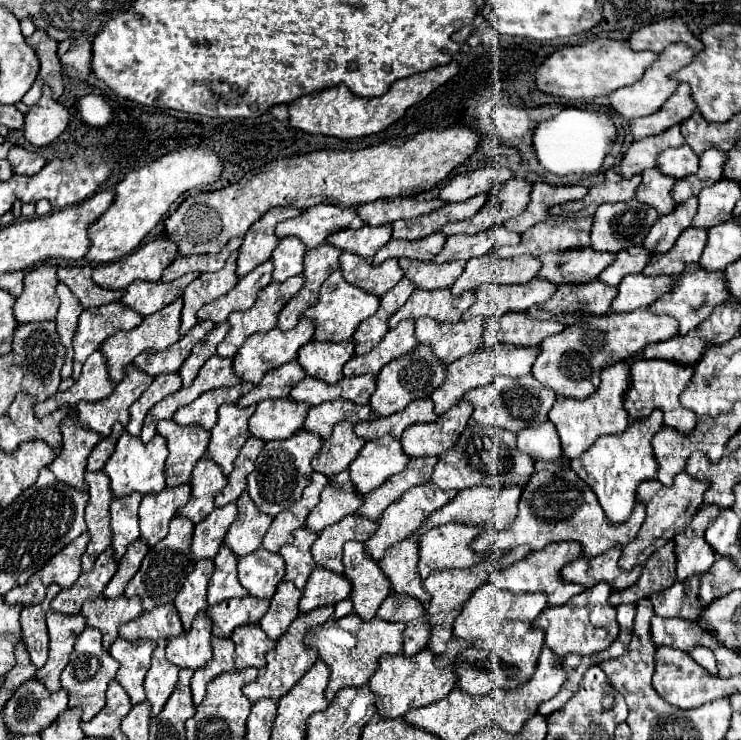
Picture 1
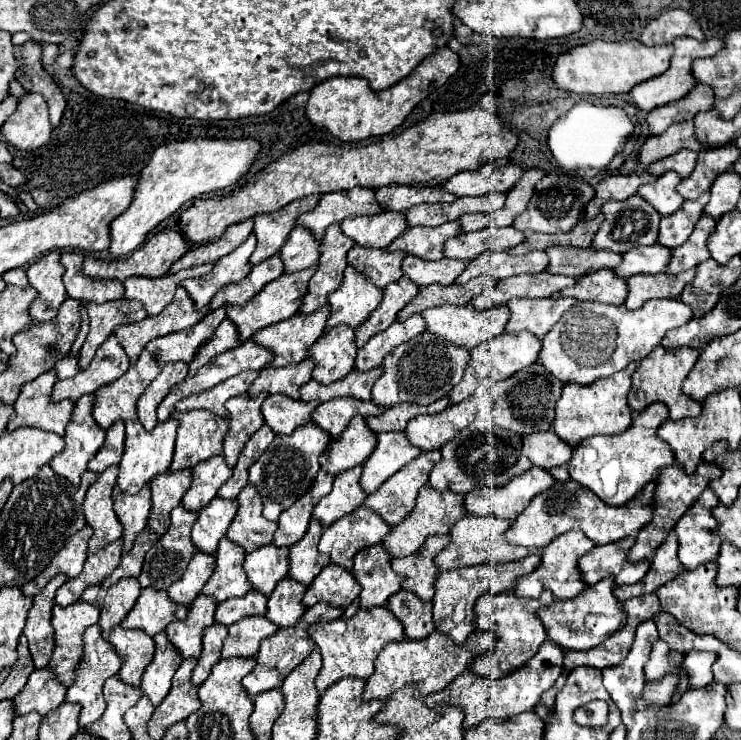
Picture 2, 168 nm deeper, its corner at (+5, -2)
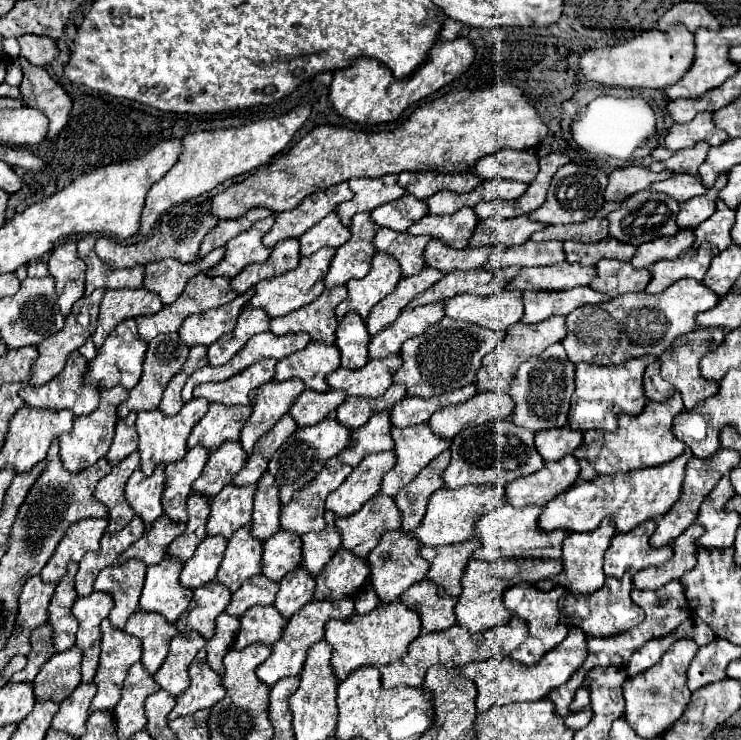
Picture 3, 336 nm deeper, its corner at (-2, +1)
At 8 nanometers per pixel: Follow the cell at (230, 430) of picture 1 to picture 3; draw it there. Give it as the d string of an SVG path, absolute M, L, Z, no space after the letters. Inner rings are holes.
M292 378L284 382L270 380L260 388L256 388L254 392L250 392L250 398L254 402L252 414L240 432L240 444L248 456L252 454L254 442L260 436L264 436L288 412L290 404L302 390L304 390L304 384Z

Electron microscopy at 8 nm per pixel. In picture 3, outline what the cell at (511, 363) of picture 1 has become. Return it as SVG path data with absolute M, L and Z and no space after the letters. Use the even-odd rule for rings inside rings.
M552 316L540 324L514 324L508 328L506 336L500 340L500 344L482 360L482 368L476 374L476 388L478 392L488 392L488 390L508 390L510 380L514 378L518 366L522 362L528 362L530 358L538 356L542 350L548 346L562 342L566 336L566 326L564 326L564 316Z

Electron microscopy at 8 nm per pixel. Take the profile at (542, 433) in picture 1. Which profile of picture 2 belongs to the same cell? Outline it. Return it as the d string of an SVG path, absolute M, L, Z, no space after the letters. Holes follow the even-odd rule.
M555 431L531 433L523 437L523 455L527 455L533 465L551 469L567 463L573 455L573 447L555 435Z

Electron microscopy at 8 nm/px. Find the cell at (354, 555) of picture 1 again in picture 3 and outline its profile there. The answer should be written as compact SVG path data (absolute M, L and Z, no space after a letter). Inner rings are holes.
M394 530L394 532L386 532L382 536L382 540L378 542L378 546L368 554L370 580L372 580L372 586L374 586L380 602L390 604L390 602L398 600L398 596L402 592L406 592L412 584L426 578L430 564L418 554L418 548L420 548L420 544L414 542L414 538L410 538L402 530Z

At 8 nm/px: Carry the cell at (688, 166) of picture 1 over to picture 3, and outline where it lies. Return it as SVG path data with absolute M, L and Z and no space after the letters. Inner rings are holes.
M698 142L694 148L688 150L678 150L674 152L674 156L666 162L652 162L650 170L652 172L662 172L662 170L670 170L670 172L688 172L688 174L696 174L698 166L704 162L706 154L708 154L708 144L706 142Z

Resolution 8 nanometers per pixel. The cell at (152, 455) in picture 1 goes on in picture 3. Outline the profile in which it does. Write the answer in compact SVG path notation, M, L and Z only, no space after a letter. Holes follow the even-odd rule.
M194 398L176 416L166 416L160 410L138 412L136 430L138 430L138 436L140 436L140 446L138 446L140 470L146 476L150 476L158 464L172 464L172 462L182 460L182 456L186 454L186 440L188 440L194 424L206 414L206 410L208 410L208 402L202 400L202 398Z

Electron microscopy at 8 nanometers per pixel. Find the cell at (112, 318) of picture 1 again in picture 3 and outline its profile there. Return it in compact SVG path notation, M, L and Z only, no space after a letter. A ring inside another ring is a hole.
M138 288L138 290L106 290L104 298L100 302L98 328L92 336L96 350L102 348L106 336L122 320L156 314L156 312L160 312L160 308L162 308L160 298L154 292L148 292L144 288Z

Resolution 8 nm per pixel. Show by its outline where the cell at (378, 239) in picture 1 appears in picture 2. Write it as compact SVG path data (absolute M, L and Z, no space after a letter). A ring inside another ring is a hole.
M383 211L373 217L347 217L341 225L343 233L351 237L357 245L373 245L373 247L389 247L393 239L397 239L407 229L405 213Z

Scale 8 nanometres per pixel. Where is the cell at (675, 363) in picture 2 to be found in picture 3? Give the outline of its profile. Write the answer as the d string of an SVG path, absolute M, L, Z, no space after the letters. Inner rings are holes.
M698 328L696 332L680 336L676 342L682 342L682 344L670 346L660 358L656 358L652 364L648 364L648 370L644 374L644 394L646 394L646 398L654 400L654 402L664 402L674 392L678 392L678 394L682 394L684 408L690 410L696 404L700 404L702 400L714 396L714 392L718 392L718 386L700 376L698 364L704 358L704 354L718 348L722 344L722 340L724 340L724 330L720 330L720 328Z

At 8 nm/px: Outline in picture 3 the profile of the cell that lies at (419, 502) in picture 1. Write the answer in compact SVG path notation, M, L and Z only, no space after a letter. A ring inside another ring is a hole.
M464 486L458 490L440 488L430 496L428 510L424 520L414 532L408 532L412 538L416 538L422 546L442 546L442 544L456 544L464 542L474 536L474 522L486 514L492 512L498 506L506 504L506 490L504 486Z

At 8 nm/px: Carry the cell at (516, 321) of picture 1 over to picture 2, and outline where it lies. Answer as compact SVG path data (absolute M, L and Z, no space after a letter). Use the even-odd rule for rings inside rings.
M559 297L559 299L511 299L507 307L511 309L511 319L505 327L507 333L529 331L535 337L543 339L551 327L561 319L561 315L573 307L577 299Z

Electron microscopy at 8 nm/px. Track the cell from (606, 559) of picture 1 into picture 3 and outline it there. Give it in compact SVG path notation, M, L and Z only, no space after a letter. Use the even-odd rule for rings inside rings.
M644 522L638 528L626 532L626 534L616 534L604 554L604 572L606 576L622 578L626 570L636 568L648 568L648 566L660 566L672 556L670 546L662 548L650 548L648 540L656 530L656 522Z

